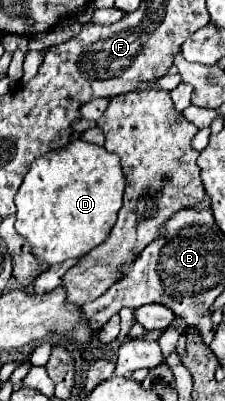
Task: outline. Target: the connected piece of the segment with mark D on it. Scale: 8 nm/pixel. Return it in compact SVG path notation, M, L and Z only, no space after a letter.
M84 140L52 150L34 160L16 194L16 232L30 244L38 262L62 264L80 258L110 234L122 208L124 174L120 158Z

